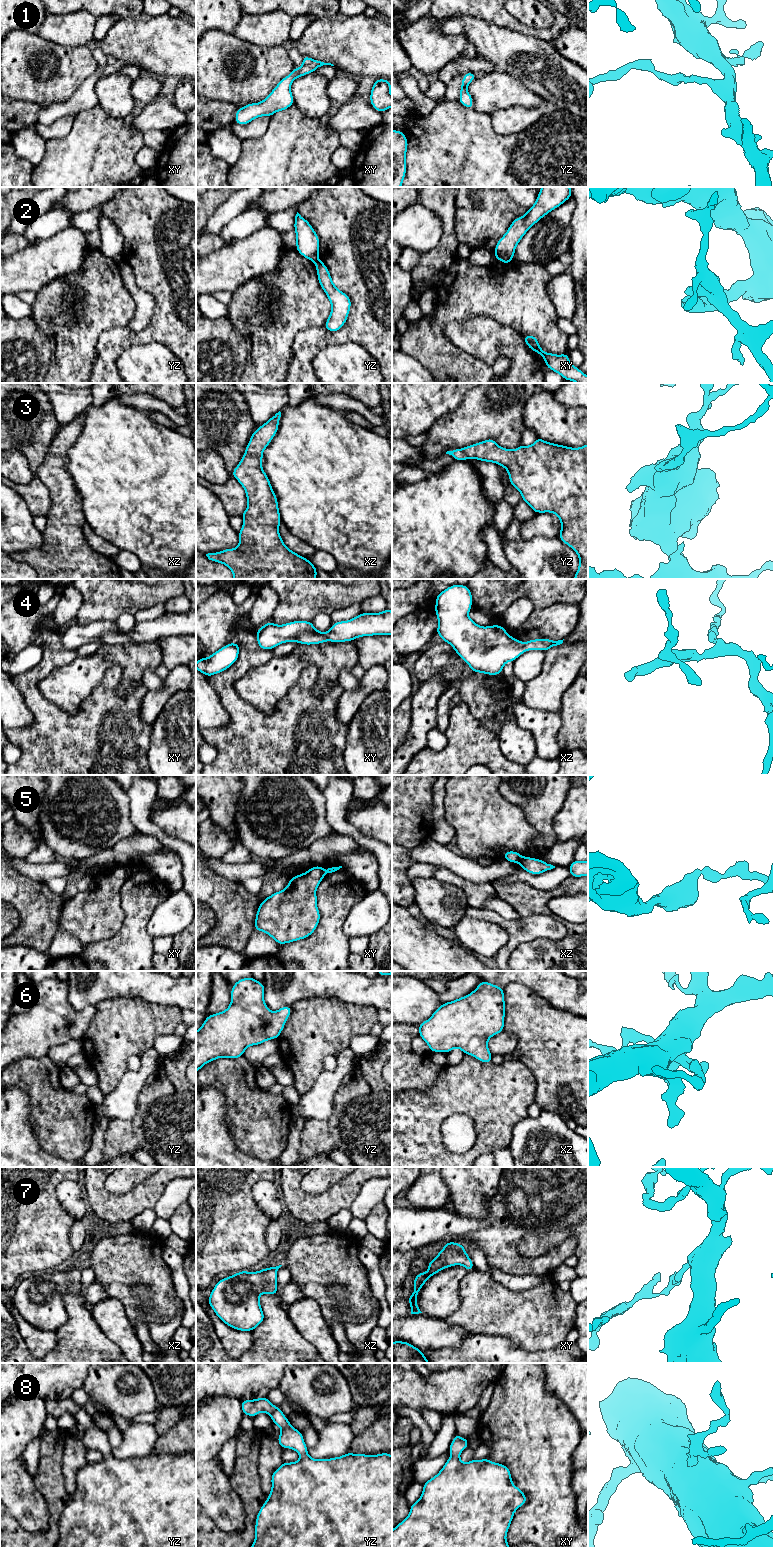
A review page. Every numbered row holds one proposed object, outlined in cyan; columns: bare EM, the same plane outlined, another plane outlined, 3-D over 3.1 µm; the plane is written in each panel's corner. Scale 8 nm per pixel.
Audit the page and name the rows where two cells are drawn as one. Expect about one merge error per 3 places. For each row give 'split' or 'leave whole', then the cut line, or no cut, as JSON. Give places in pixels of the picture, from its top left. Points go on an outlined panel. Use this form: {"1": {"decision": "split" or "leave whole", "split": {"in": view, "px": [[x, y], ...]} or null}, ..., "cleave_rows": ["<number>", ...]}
{"1": {"decision": "leave whole", "split": null}, "2": {"decision": "split", "split": {"in": "yz", "px": [[318, 258], [315, 262]]}}, "3": {"decision": "leave whole", "split": null}, "4": {"decision": "leave whole", "split": null}, "5": {"decision": "split", "split": {"in": "xz", "px": [[522, 857], [519, 861]]}}, "6": {"decision": "leave whole", "split": null}, "7": {"decision": "leave whole", "split": null}, "8": {"decision": "leave whole", "split": null}, "cleave_rows": ["2", "5"]}

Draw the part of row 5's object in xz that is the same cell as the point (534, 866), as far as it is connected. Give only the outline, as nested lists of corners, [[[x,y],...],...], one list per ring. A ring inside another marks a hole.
[[[527,856],[522,857],[520,860],[520,866],[523,870],[533,875],[539,875],[555,868],[555,866],[548,864],[541,859],[535,859]]]

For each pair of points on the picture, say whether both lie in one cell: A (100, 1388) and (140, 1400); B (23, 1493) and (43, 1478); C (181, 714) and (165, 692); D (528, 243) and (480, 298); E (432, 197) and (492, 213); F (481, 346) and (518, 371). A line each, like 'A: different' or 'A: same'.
A: same
B: different
C: different
D: different
E: different
F: same

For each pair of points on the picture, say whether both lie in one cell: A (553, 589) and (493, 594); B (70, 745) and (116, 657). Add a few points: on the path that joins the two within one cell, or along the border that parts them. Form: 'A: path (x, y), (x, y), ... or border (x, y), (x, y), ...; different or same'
A: path (538, 589), (526, 589), (513, 595), (508, 595); same
B: border (122, 668), (111, 666), (103, 680), (97, 685); different

